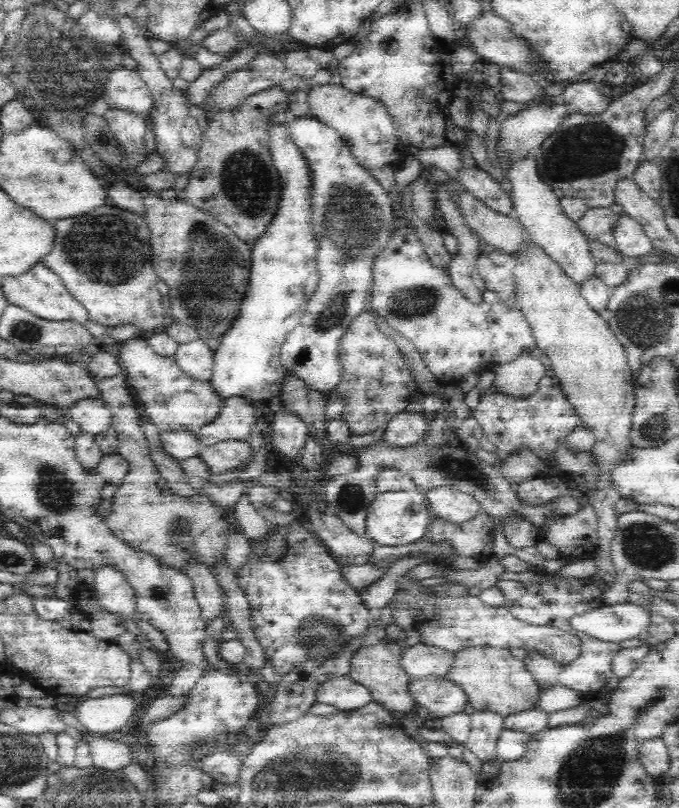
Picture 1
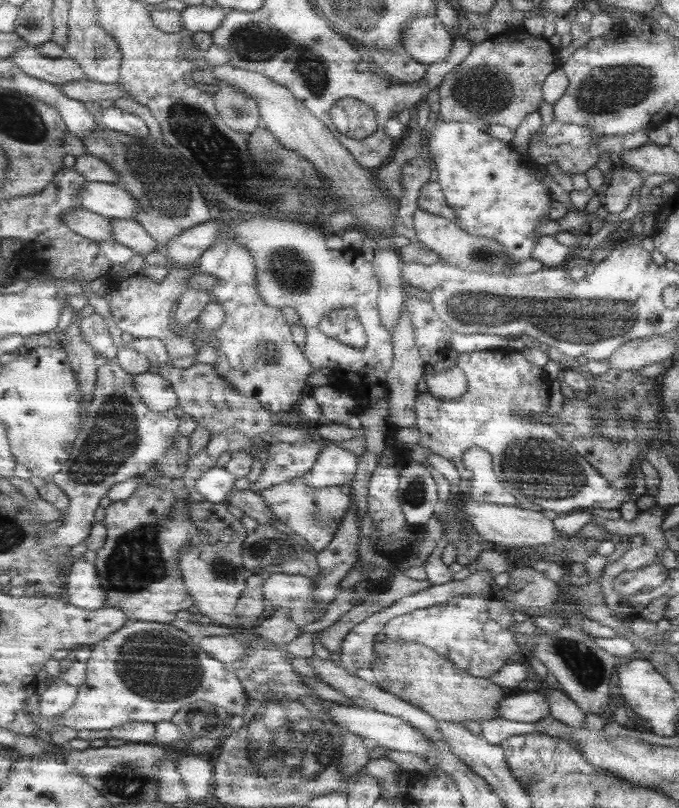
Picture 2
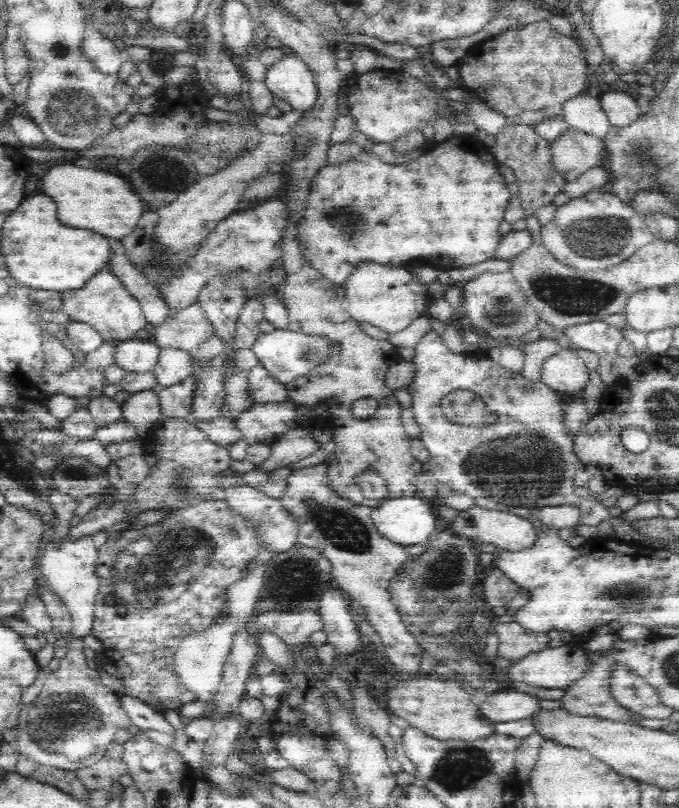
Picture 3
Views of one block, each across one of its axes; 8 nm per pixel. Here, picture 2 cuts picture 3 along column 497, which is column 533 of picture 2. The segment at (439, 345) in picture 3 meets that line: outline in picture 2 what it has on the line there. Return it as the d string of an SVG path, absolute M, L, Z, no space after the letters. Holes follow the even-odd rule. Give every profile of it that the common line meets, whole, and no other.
M497 348L463 354L457 364L465 372L465 395L457 400L441 400L423 390L416 401L416 422L420 430L419 445L426 449L426 454L432 452L451 461L465 480L468 472L465 470L463 456L467 449L477 447L485 450L492 458L492 471L497 480L515 500L528 500L539 506L541 511L551 510L557 515L566 515L583 508L603 508L603 510L618 510L623 502L638 498L641 490L632 494L629 489L613 489L597 470L583 457L571 448L551 426L535 422L531 415L545 412L549 401L549 383L552 381L542 367L537 367L519 350Z

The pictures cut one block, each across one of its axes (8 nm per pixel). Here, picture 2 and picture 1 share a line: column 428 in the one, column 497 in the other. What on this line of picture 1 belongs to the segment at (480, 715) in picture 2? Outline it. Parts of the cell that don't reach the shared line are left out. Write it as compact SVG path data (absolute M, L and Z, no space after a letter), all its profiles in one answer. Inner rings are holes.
M466 646L454 653L446 679L457 684L475 711L492 711L503 717L535 706L540 694L523 661L516 660L508 647Z

